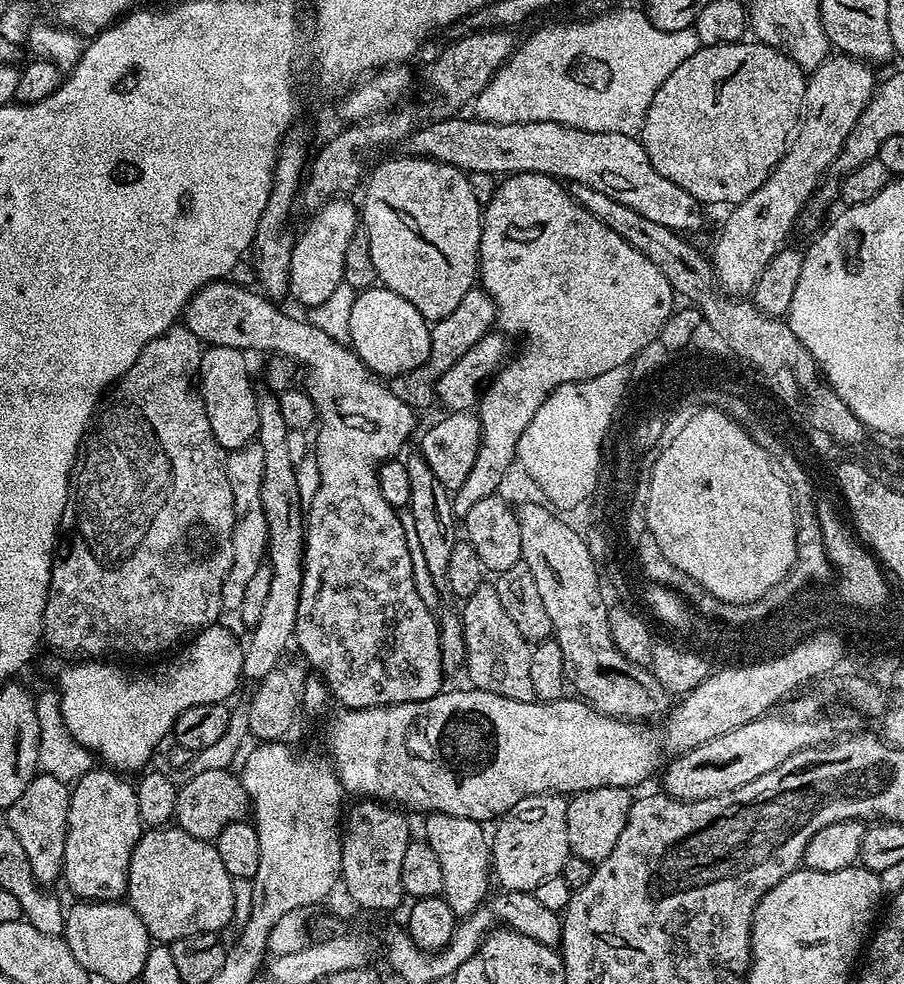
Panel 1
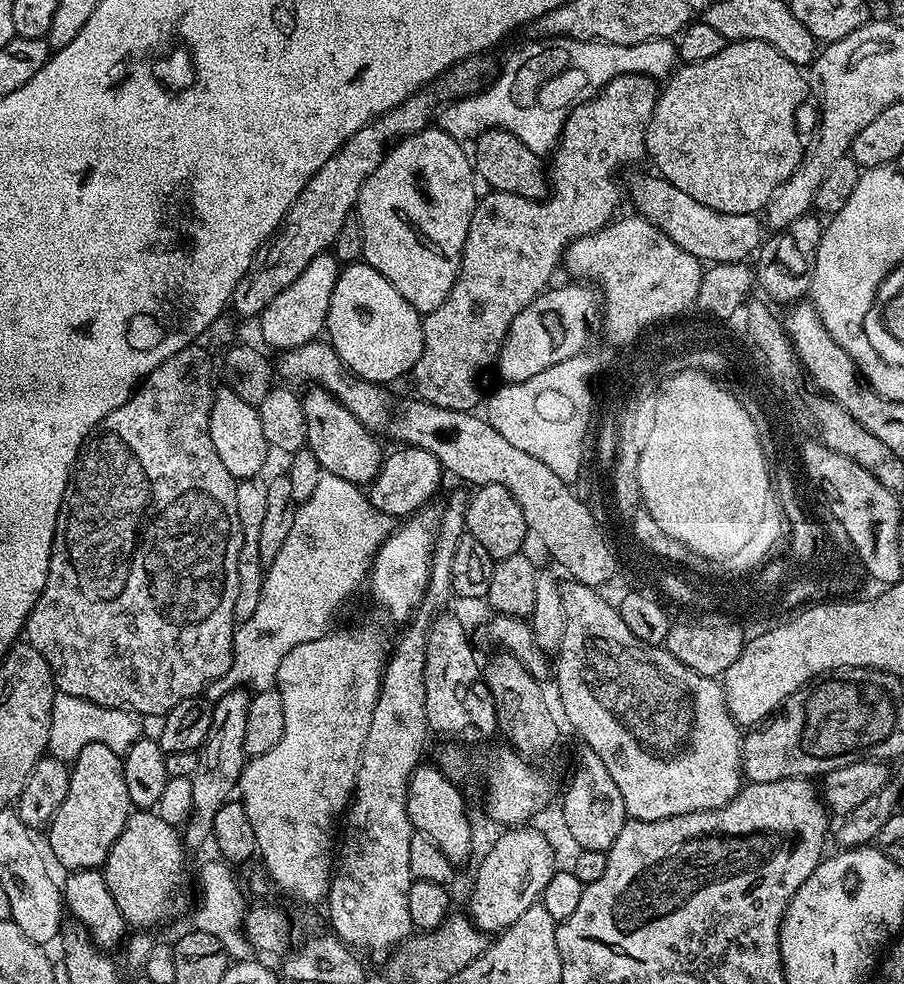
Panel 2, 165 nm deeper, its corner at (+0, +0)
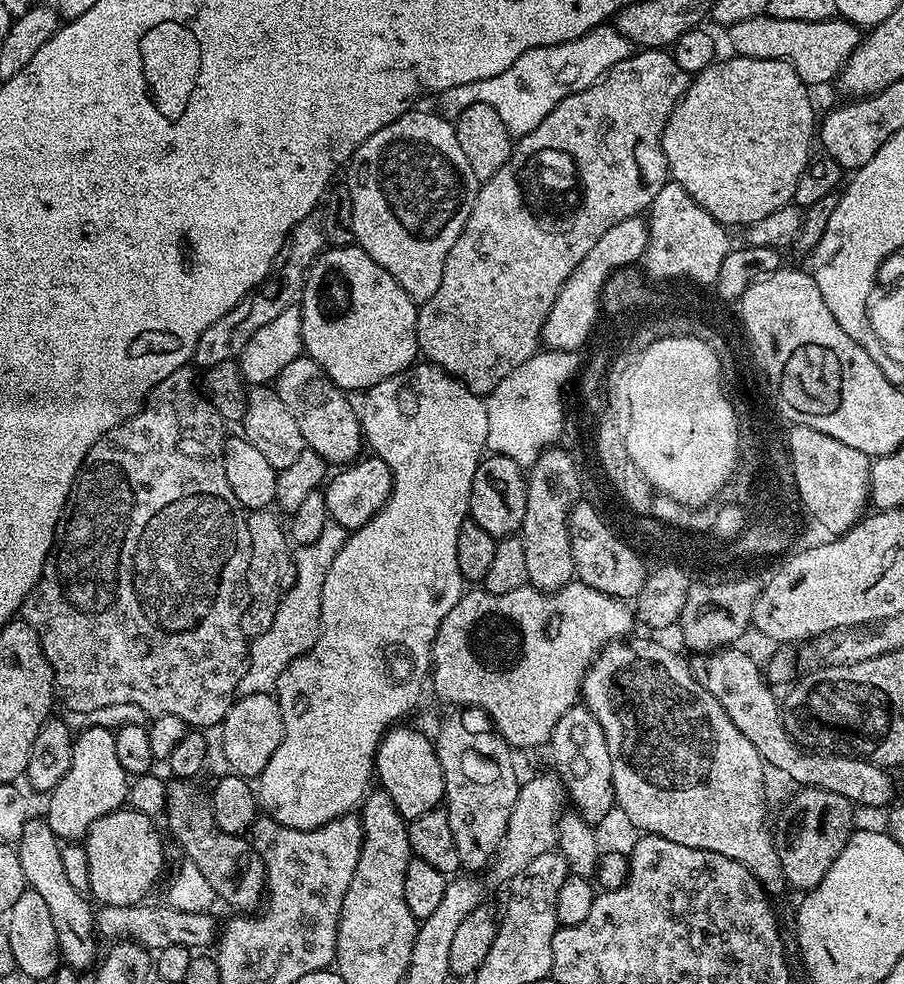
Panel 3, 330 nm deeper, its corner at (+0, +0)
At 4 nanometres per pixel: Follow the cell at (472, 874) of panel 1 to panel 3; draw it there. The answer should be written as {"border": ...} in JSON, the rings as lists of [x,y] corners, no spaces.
{"border":[[[393,726],[384,733],[374,757],[374,776],[379,787],[394,802],[398,814],[405,821],[418,818],[430,810],[441,807],[444,800],[442,766],[438,762],[436,745],[416,728]]]}

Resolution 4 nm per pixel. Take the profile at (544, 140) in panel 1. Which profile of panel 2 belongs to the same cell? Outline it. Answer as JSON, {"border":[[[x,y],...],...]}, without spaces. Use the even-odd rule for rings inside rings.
{"border":[[[636,176],[632,180],[632,204],[637,213],[649,220],[662,234],[670,238],[686,254],[694,254],[701,262],[713,264],[739,264],[755,257],[766,239],[766,224],[757,213],[722,214],[702,206],[683,190],[678,190],[663,176]],[[752,256],[752,257],[748,257]]]}

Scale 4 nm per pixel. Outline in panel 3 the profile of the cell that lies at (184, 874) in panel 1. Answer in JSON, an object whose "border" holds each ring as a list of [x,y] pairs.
{"border":[[[131,806],[106,814],[90,826],[82,843],[86,850],[86,862],[90,862],[90,886],[88,892],[97,905],[134,906],[156,884],[164,868],[164,844],[160,841],[157,821],[137,812]]]}

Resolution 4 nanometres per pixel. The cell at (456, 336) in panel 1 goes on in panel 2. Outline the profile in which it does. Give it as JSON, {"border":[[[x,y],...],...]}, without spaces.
{"border":[[[622,74],[616,76],[609,82],[605,88],[592,96],[589,100],[582,104],[577,104],[573,108],[572,113],[568,115],[568,120],[564,124],[564,135],[561,136],[559,144],[556,145],[550,156],[550,191],[542,200],[531,200],[530,198],[522,198],[518,194],[506,194],[495,190],[488,190],[477,199],[476,209],[470,218],[470,226],[466,234],[466,242],[464,243],[464,254],[460,257],[460,269],[458,270],[458,278],[454,282],[454,286],[450,290],[450,294],[446,298],[446,302],[442,302],[442,306],[438,306],[438,310],[427,313],[423,317],[424,322],[424,345],[422,346],[422,354],[418,358],[418,362],[412,367],[410,380],[416,383],[415,395],[421,400],[425,400],[428,404],[433,404],[439,408],[446,410],[458,410],[459,412],[471,412],[477,406],[476,404],[476,379],[483,374],[487,368],[491,369],[496,363],[496,356],[500,352],[502,342],[506,338],[506,330],[510,330],[510,322],[514,322],[514,318],[518,318],[518,314],[526,306],[530,306],[532,299],[541,292],[545,291],[553,283],[552,275],[556,272],[556,267],[561,267],[564,259],[564,250],[572,243],[573,240],[580,236],[591,236],[593,232],[599,232],[605,228],[607,224],[612,223],[617,215],[616,207],[620,204],[620,188],[616,185],[616,171],[624,168],[627,164],[632,164],[635,160],[644,160],[646,153],[644,151],[644,129],[648,126],[648,120],[652,116],[652,111],[656,105],[658,95],[658,84],[651,76],[643,76],[642,74]]]}

